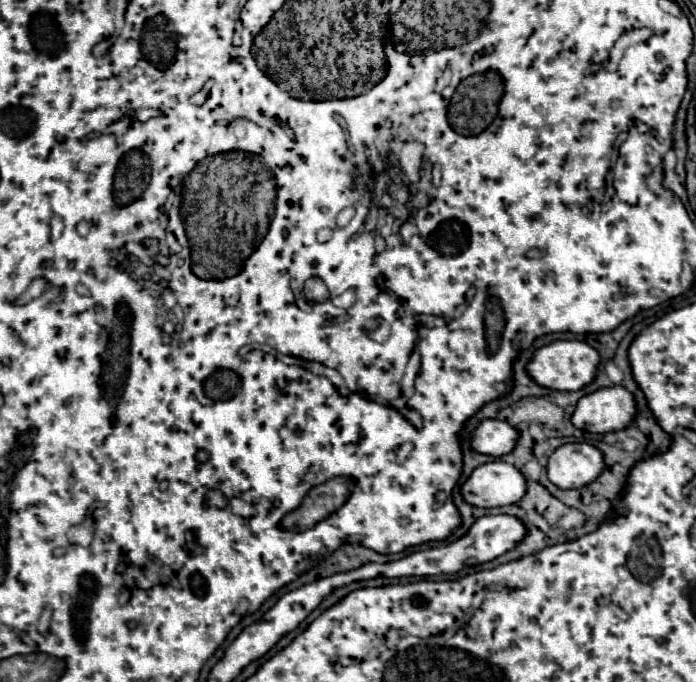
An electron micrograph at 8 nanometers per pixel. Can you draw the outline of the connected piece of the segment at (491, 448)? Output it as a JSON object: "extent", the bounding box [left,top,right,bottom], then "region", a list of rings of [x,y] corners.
{"extent":[470,420,518,456],"region":[[[482,420],[470,434],[472,450],[488,456],[502,456],[512,452],[518,432],[502,420]]]}

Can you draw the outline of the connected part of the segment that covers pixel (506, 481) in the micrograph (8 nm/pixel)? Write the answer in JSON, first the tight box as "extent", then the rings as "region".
{"extent":[460,460,526,508],"region":[[[494,460],[472,470],[460,494],[470,506],[494,508],[518,502],[526,492],[526,478],[514,466]]]}

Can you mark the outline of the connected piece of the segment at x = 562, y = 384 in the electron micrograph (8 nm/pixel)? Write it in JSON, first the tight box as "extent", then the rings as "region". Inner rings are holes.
{"extent":[526,340,600,390],"region":[[[556,340],[534,352],[532,360],[526,364],[526,372],[538,386],[544,386],[550,390],[580,390],[592,382],[598,362],[600,362],[598,352],[586,342]]]}

